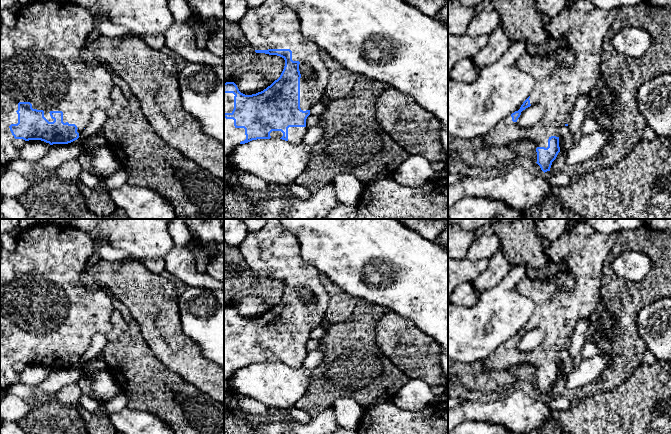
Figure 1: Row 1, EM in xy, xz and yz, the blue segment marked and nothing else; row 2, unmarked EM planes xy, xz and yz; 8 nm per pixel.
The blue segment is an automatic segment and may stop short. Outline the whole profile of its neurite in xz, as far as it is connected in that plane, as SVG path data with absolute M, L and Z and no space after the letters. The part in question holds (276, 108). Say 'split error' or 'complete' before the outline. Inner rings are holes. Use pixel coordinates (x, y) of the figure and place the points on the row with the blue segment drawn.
split error | M266 0L260 7L249 8L238 23L256 53L280 56L285 60L285 66L277 80L256 94L245 95L234 82L224 83L224 157L227 158L240 144L257 139L280 138L298 144L307 131L306 119L310 115L310 108L322 102L329 81L329 71L321 59L319 48L302 34L296 11L283 0ZM300 63L312 69L311 77L300 74Z

